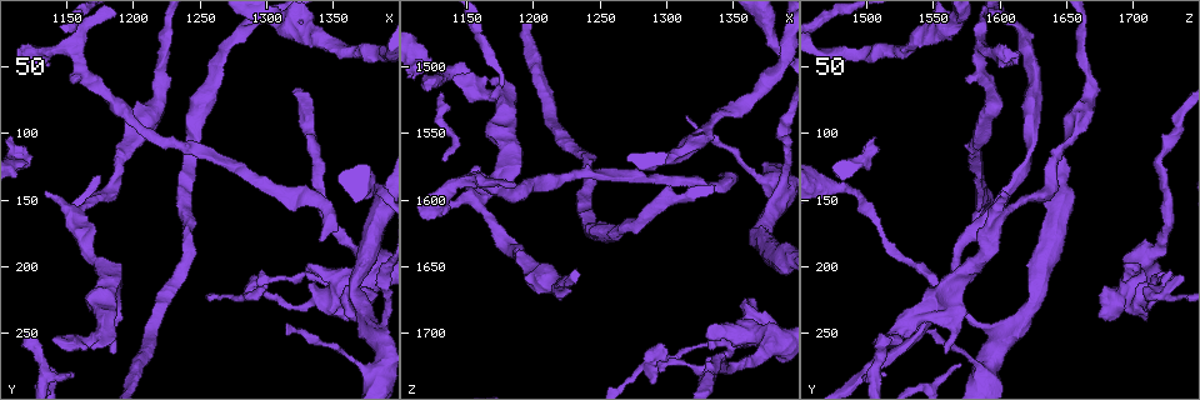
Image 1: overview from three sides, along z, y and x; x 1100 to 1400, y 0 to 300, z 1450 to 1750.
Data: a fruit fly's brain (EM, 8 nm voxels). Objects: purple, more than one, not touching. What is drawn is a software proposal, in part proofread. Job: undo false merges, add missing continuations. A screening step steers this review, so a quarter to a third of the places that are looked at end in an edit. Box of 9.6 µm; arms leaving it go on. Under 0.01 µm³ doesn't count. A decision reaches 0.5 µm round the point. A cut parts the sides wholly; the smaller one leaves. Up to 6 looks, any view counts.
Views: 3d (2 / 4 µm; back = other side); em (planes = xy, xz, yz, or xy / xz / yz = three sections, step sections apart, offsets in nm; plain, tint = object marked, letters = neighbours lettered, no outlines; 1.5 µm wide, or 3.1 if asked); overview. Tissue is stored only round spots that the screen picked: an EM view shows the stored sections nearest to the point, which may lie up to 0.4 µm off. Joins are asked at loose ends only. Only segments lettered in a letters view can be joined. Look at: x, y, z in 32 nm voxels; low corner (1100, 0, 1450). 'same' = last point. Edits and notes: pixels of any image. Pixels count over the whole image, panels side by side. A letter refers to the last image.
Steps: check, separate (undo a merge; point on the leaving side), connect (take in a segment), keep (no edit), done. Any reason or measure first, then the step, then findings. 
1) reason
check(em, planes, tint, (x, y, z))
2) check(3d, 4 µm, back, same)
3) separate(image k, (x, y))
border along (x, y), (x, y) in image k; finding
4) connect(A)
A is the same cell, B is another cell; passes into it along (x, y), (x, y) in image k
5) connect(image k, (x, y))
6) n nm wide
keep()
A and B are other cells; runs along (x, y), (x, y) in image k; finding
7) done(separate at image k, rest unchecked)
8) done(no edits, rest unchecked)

branch stops here
check(em, planes, plain, (1316, 244, 1540))

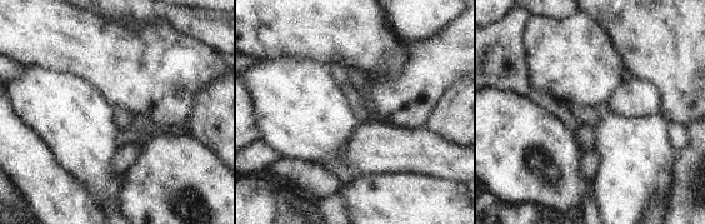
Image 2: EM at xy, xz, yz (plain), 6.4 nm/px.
where the object lies
check(em, planes, tint, same)

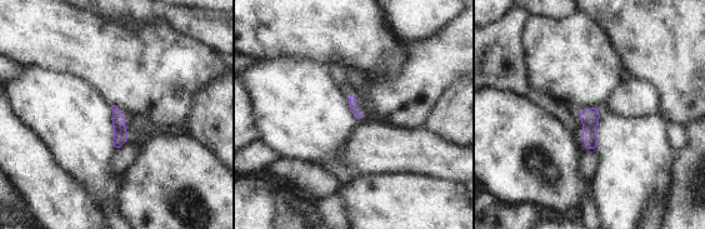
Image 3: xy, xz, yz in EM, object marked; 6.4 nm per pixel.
check(em, planes, letters, same)

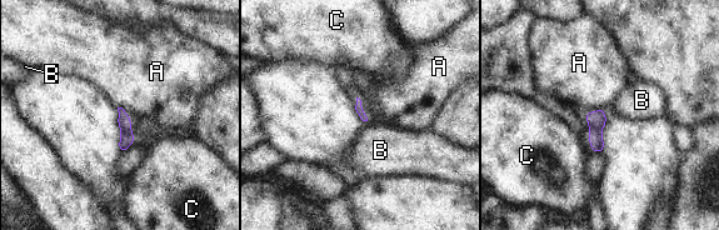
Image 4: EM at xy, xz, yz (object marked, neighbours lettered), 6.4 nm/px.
A touches over 170 nm
keep()
A, B and C are other cells; no lettered segment goes on from it

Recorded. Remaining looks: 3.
closes a loop
check(em, yz, step 4, tint, (1298, 218, 1718))

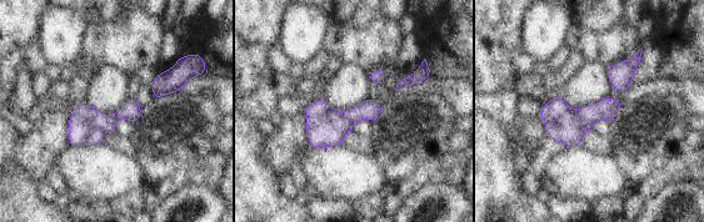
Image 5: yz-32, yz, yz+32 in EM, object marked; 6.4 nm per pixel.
another direction
check(em, planes, tint, same)

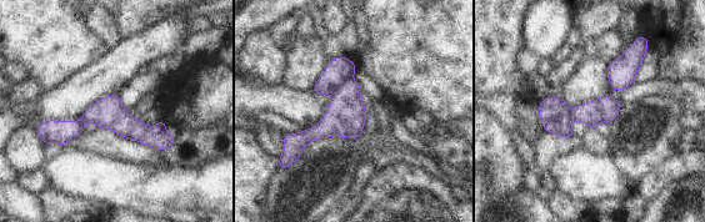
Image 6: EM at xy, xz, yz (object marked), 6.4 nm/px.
see the neighbours
check(em, planes, letters, same)

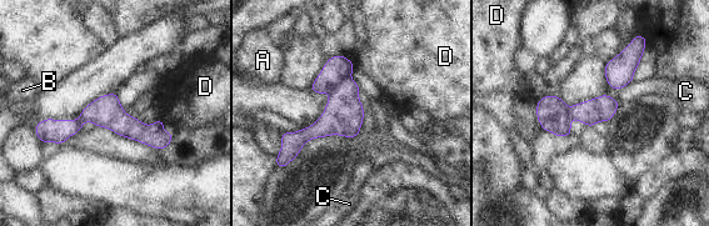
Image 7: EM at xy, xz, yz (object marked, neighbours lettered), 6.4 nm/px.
160 nm wide
separate(image 7, (344, 114))
A, B, C and D are other cells; the part that leaves runs along (84, 114), (110, 114), (166, 141) in image 7; two neurons meet here

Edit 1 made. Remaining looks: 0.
done(separate at image 7, rest unchecked)

